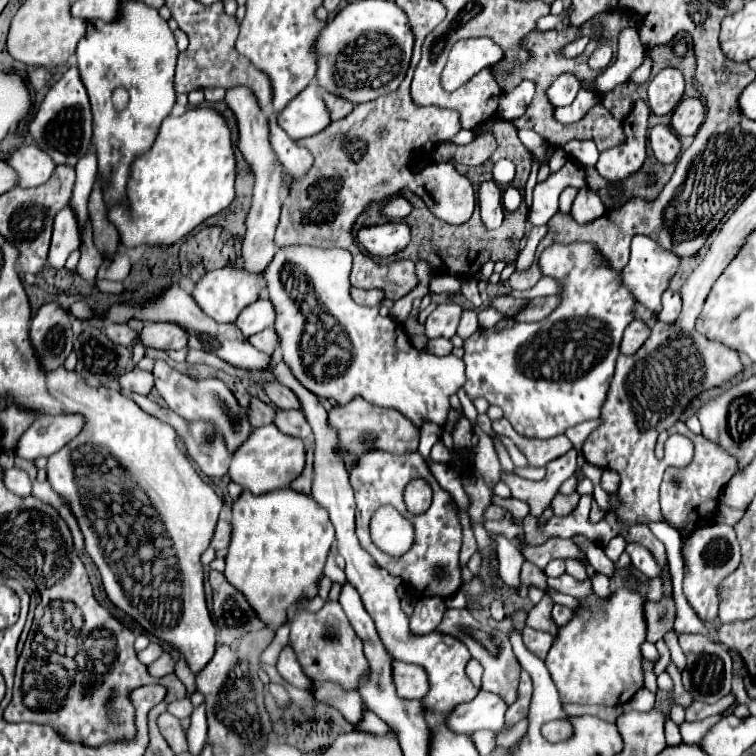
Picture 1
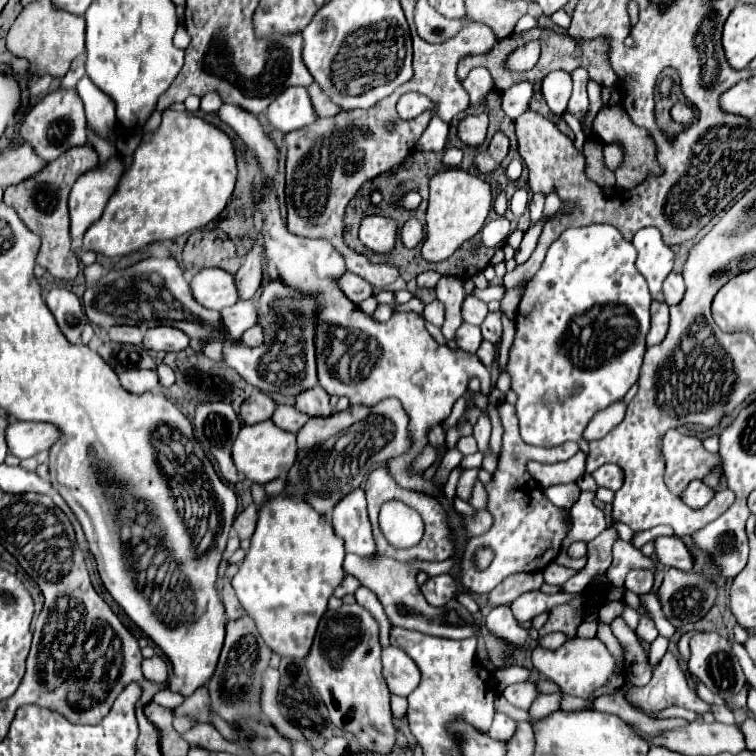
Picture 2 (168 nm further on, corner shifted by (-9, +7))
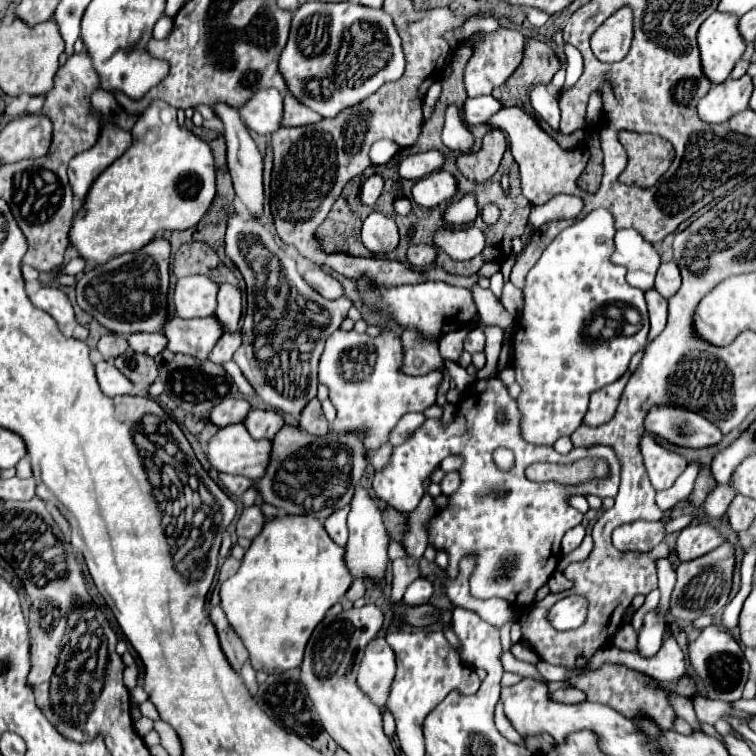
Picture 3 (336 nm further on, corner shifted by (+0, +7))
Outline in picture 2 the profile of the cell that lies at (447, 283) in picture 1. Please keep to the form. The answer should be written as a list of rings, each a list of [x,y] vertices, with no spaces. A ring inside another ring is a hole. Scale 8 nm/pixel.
[[[501,284],[501,286],[489,286],[485,290],[475,288],[472,295],[485,300],[485,302],[489,302],[489,300],[503,300],[505,292],[507,292],[507,288]]]

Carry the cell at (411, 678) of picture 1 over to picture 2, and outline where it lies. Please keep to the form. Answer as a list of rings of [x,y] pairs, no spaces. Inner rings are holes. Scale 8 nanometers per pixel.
[[[395,646],[383,648],[381,662],[383,662],[383,678],[391,694],[409,696],[417,688],[421,680],[421,672],[417,664],[403,650]]]

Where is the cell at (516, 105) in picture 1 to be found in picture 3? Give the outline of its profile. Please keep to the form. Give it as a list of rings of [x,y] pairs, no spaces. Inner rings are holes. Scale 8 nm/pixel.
[[[478,96],[470,98],[464,104],[464,120],[468,124],[484,124],[490,116],[494,116],[498,110],[502,110],[502,102],[494,96]]]

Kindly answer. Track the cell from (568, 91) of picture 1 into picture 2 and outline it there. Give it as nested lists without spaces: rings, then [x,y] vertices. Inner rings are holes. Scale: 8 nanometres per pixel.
[[[563,70],[551,72],[543,78],[543,86],[541,86],[543,98],[549,106],[549,110],[557,116],[561,116],[567,108],[567,102],[571,98],[571,76]]]

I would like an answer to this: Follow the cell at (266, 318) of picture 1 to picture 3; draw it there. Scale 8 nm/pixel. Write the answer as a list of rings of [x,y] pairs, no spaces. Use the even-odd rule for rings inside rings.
[[[210,314],[206,318],[172,318],[166,324],[164,334],[168,336],[168,350],[174,354],[188,354],[194,358],[208,358],[214,344],[226,332],[222,322]]]

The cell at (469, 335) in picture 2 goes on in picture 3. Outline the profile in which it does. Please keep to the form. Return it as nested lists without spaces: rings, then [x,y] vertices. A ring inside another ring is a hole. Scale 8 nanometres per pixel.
[[[476,326],[476,328],[472,328],[472,330],[468,332],[468,336],[466,336],[466,340],[464,340],[464,350],[470,352],[470,354],[484,350],[484,332],[482,332],[480,326]]]

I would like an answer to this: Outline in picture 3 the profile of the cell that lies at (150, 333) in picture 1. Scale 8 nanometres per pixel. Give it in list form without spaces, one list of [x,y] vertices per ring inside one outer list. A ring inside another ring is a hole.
[[[134,332],[130,338],[130,348],[148,356],[158,356],[168,346],[168,338],[162,332]]]

